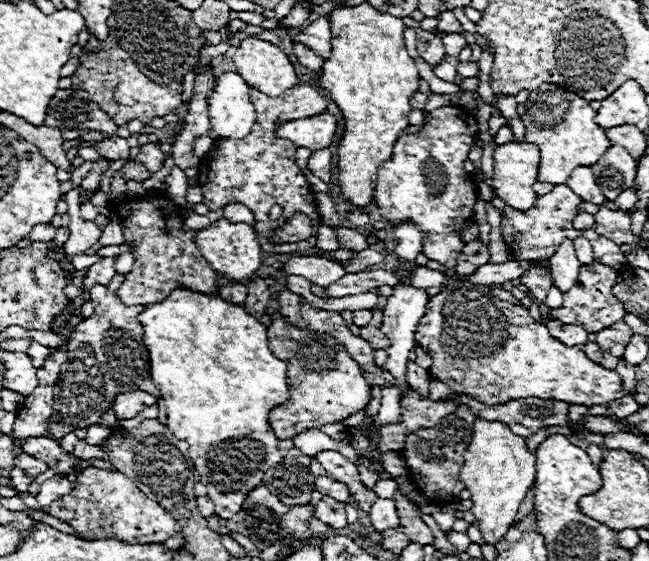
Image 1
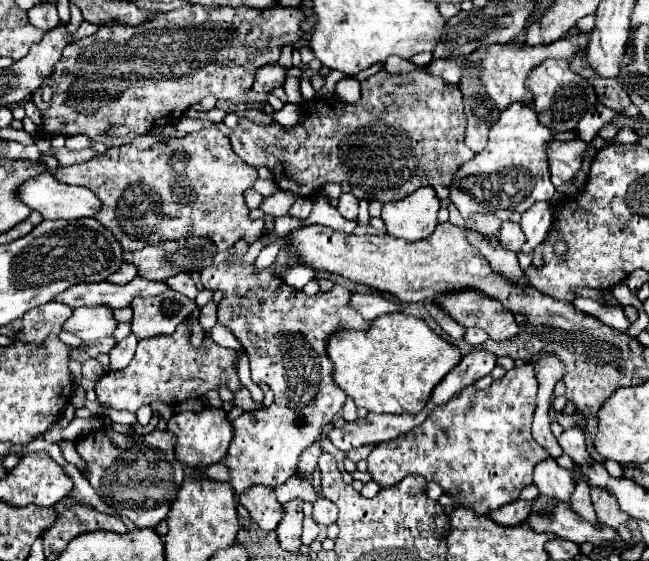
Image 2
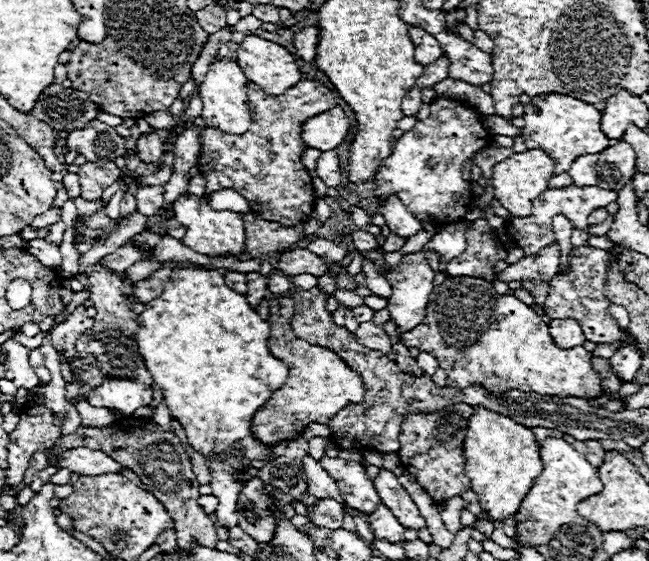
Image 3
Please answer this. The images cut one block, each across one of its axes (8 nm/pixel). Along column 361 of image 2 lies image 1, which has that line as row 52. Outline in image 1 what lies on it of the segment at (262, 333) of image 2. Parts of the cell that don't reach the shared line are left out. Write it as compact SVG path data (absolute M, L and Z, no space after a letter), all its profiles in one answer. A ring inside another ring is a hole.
M318 18L312 24L308 24L300 34L296 34L292 38L292 42L300 42L304 46L308 46L310 50L314 50L320 58L328 58L330 56L330 40L332 40L332 26L328 18Z

